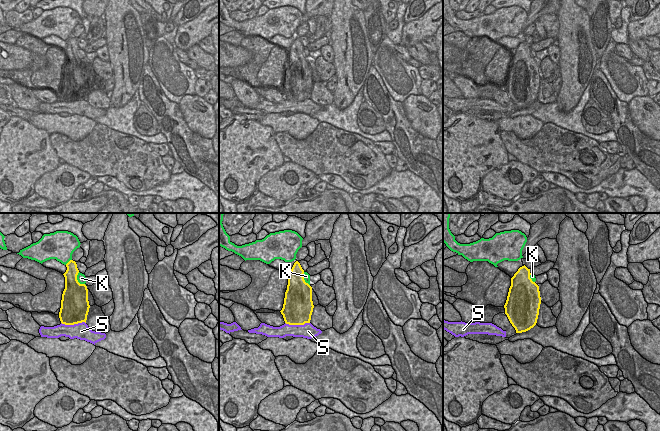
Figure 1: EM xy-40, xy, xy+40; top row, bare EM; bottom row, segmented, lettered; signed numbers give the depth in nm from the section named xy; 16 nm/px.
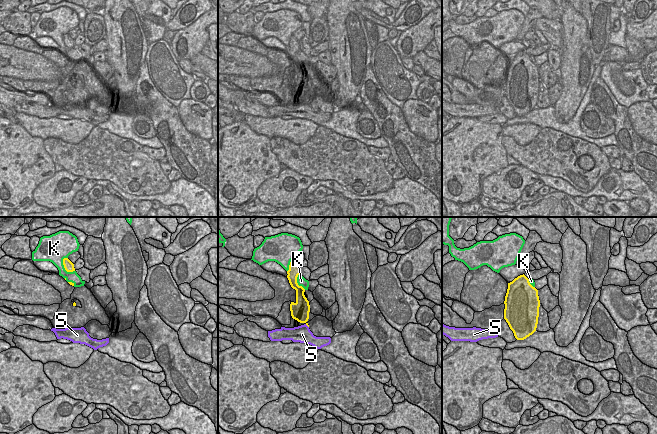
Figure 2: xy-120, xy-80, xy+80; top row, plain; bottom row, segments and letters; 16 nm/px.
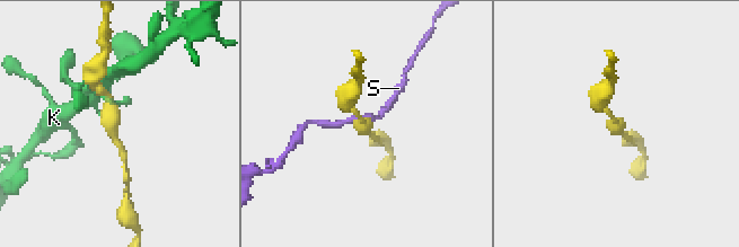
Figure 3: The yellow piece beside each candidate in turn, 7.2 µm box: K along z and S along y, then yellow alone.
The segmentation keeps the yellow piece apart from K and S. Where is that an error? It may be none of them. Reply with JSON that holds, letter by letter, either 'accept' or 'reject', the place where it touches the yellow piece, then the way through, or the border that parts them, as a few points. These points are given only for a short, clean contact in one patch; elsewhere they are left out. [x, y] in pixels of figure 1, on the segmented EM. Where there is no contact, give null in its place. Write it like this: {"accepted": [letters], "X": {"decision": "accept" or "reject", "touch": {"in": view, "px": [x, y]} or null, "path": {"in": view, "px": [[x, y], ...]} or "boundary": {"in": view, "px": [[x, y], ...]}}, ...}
{"accepted": [], "K": {"decision": "reject", "touch": {"in": "xy-40", "px": [77, 280]}}, "S": {"decision": "reject", "touch": {"in": "xy-40", "px": [73, 324]}, "boundary": {"in": "xy-40", "px": [[61, 322], [65, 324], [85, 323]]}}}

